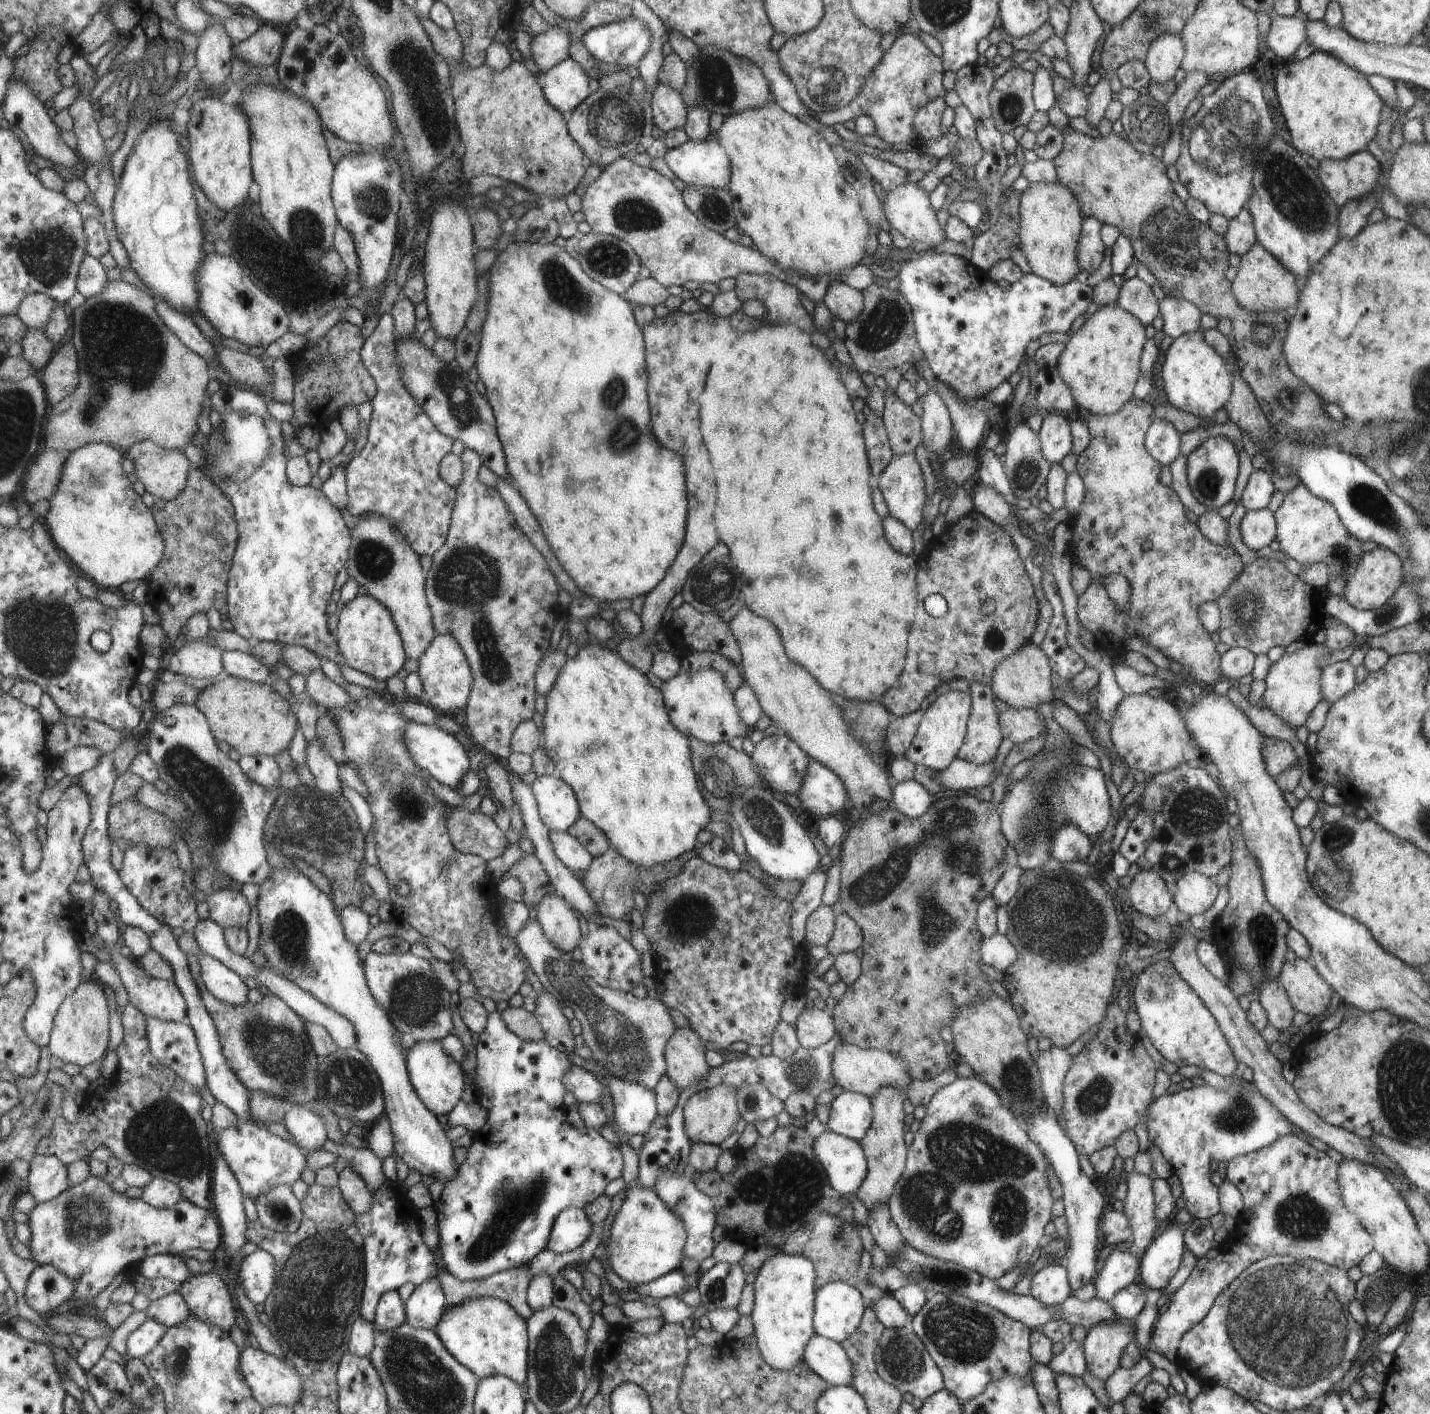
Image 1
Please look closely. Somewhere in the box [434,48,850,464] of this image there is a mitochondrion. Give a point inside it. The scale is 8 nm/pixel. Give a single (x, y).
(612, 122)

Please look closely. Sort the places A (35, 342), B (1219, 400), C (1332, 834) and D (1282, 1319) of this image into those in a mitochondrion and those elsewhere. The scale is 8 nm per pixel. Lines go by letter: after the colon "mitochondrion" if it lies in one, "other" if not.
A: other
B: other
C: mitochondrion
D: mitochondrion

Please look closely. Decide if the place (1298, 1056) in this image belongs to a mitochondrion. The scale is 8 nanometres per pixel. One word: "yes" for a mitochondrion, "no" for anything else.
no

